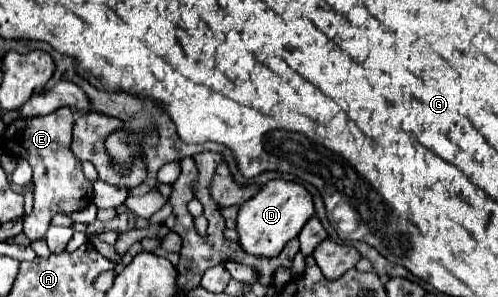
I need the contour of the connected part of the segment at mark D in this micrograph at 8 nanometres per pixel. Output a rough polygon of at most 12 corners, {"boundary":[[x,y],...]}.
{"boundary":[[270,179],[240,207],[238,243],[274,257],[314,215],[304,185]]}

